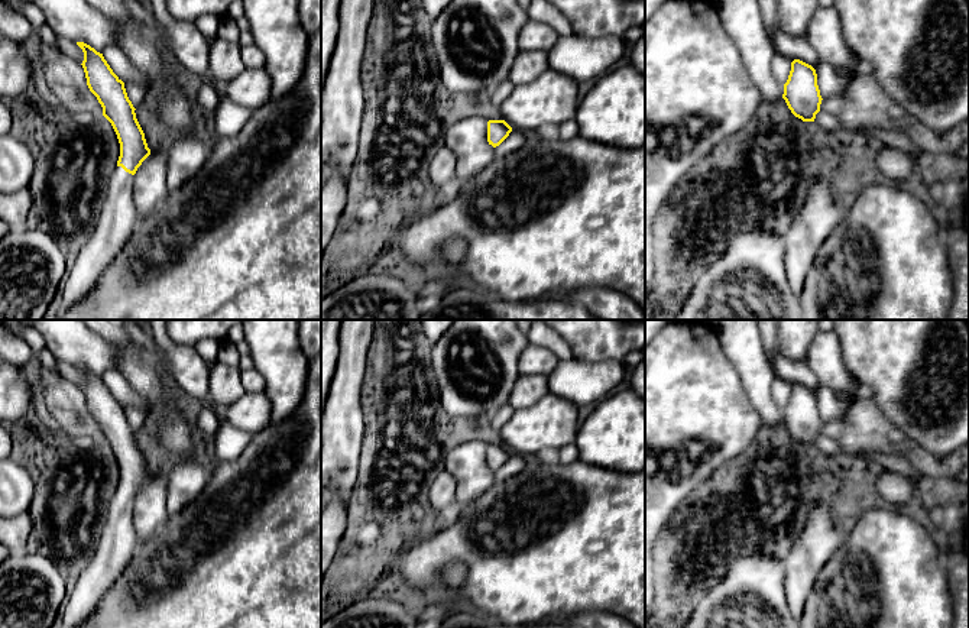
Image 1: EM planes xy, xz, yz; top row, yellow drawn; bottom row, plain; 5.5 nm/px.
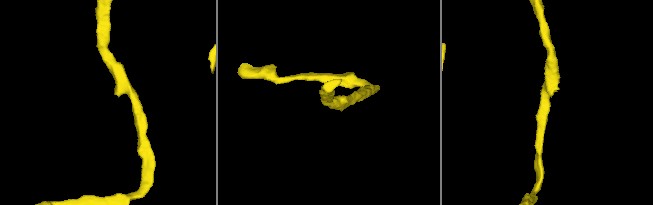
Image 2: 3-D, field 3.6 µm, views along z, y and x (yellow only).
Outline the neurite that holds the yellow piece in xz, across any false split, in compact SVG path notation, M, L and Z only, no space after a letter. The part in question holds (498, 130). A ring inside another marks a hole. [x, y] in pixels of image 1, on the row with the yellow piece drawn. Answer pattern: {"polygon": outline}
{"polygon": "M505 120L487 122L487 142L493 148L499 146L512 132L512 127Z"}

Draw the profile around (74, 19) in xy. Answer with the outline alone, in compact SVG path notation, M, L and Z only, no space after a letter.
M32 0L45 14L46 25L56 36L84 42L103 52L117 45L117 27L85 0Z

